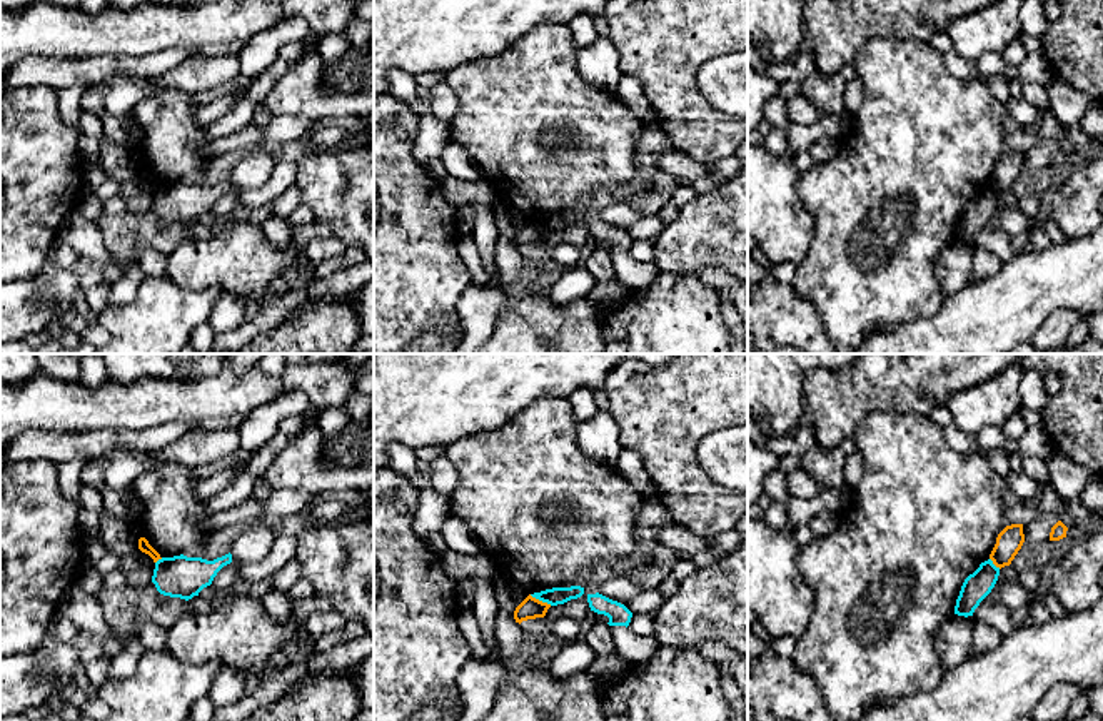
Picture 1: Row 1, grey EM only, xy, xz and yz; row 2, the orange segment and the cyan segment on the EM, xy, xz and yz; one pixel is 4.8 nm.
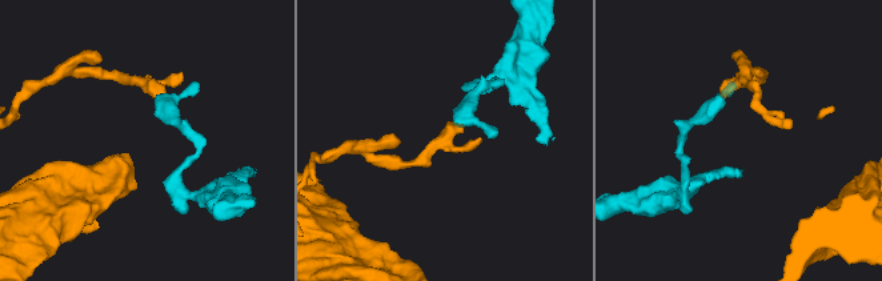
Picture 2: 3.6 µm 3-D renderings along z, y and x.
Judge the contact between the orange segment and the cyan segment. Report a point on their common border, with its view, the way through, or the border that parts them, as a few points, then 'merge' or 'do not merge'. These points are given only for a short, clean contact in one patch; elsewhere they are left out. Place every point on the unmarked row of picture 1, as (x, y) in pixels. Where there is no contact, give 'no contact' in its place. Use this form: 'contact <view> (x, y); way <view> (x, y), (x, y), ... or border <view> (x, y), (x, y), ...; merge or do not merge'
contact xz (541, 227); border xz (529, 221), (551, 231); do not merge

